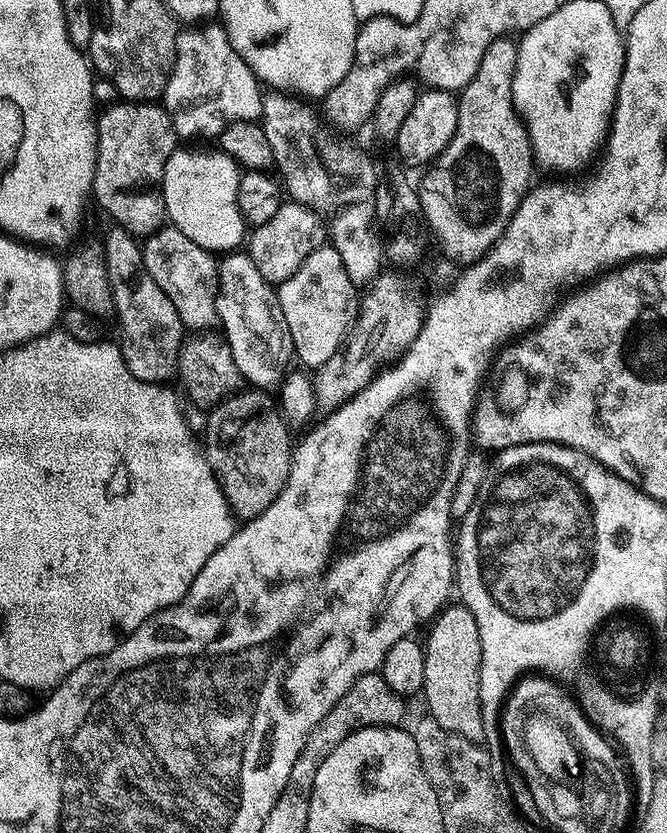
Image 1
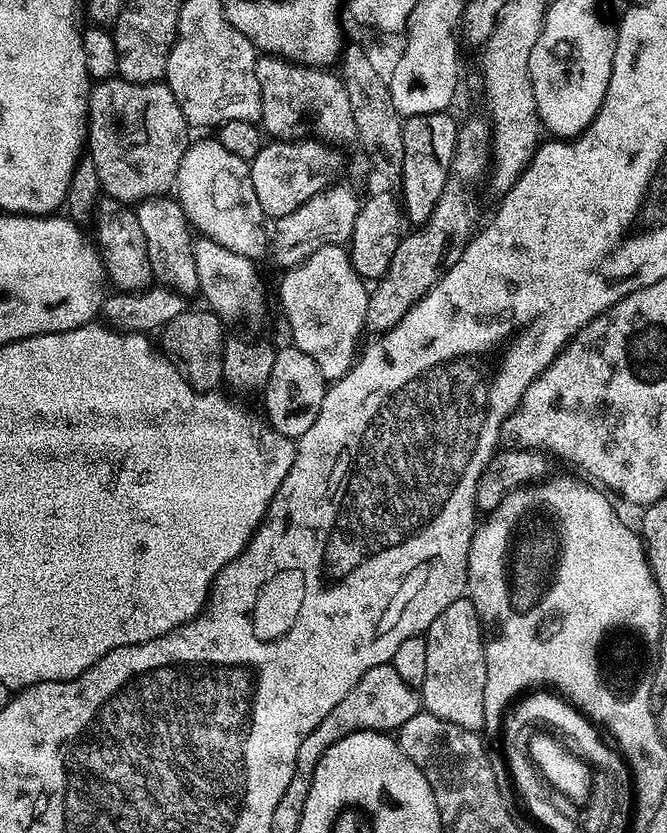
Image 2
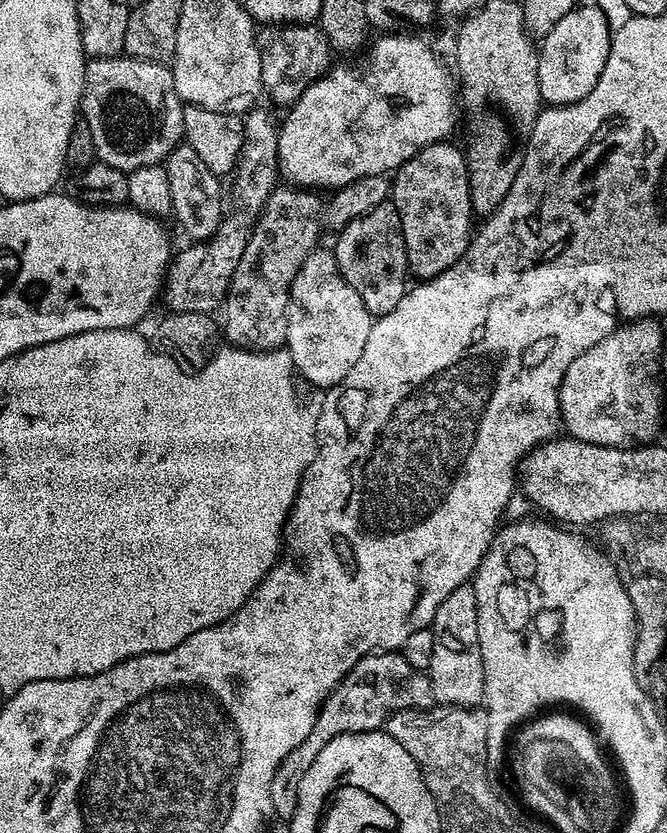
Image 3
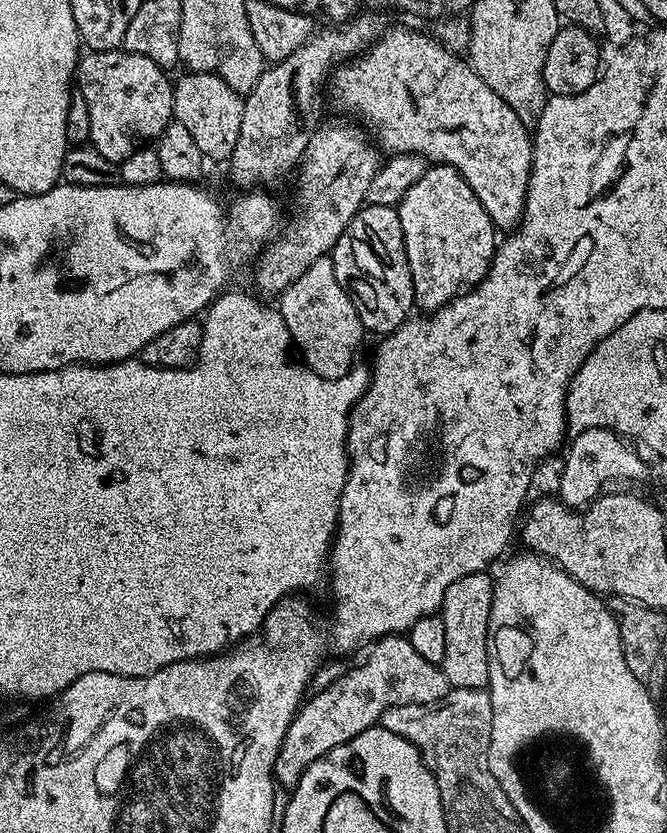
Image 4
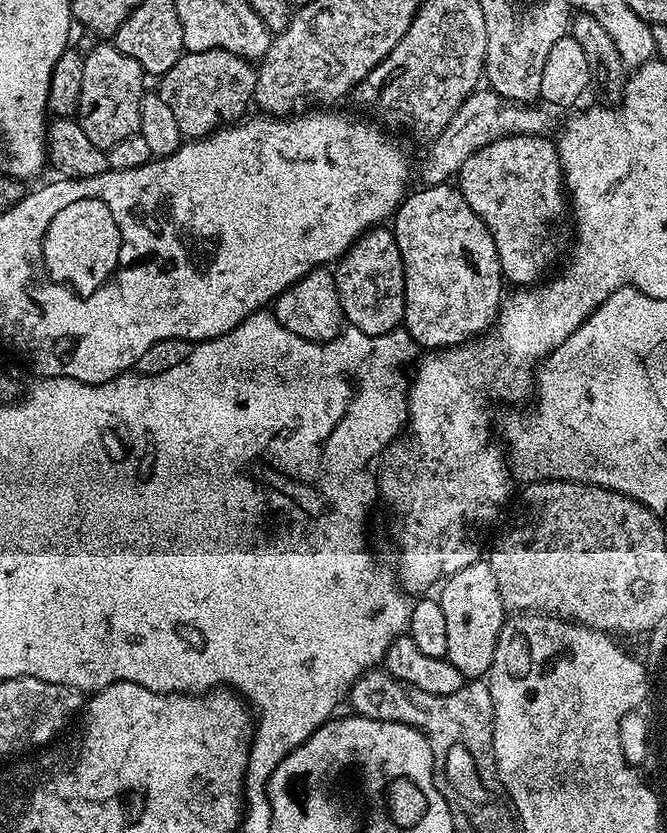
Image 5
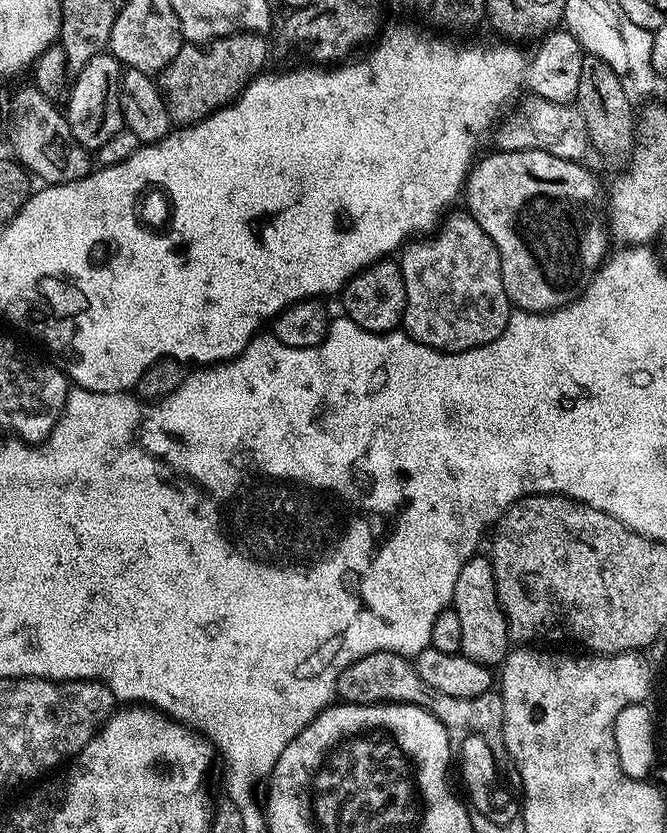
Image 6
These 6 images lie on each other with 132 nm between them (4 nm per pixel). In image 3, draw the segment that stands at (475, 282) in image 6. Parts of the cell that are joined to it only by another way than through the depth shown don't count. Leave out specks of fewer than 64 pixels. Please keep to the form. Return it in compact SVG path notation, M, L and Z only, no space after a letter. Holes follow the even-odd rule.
M441 142L426 146L418 154L414 154L414 158L410 158L406 163L397 168L390 180L390 201L397 208L398 218L401 219L402 234L405 238L405 250L408 252L408 271L417 281L423 282L434 279L438 274L442 274L450 266L458 263L468 252L468 246L474 239L474 224L472 228L472 220L474 221L474 213L472 210L472 191L468 185L468 162L463 151L460 152L452 145L452 142Z

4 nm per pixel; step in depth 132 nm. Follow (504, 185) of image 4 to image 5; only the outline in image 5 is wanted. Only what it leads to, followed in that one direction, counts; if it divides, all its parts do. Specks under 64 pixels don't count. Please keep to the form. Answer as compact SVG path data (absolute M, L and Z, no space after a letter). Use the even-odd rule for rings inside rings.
M544 134L539 136L500 136L494 142L482 146L482 150L478 150L470 158L466 158L466 162L460 167L458 173L459 190L470 202L470 210L474 210L478 214L478 218L482 218L486 230L490 230L490 234L494 238L494 246L498 250L500 270L504 273L505 281L512 286L535 286L541 283L545 279L544 271L559 258L560 252L567 253L570 248L570 201L564 187L564 169L560 167L555 143L551 139L548 141L548 138Z

